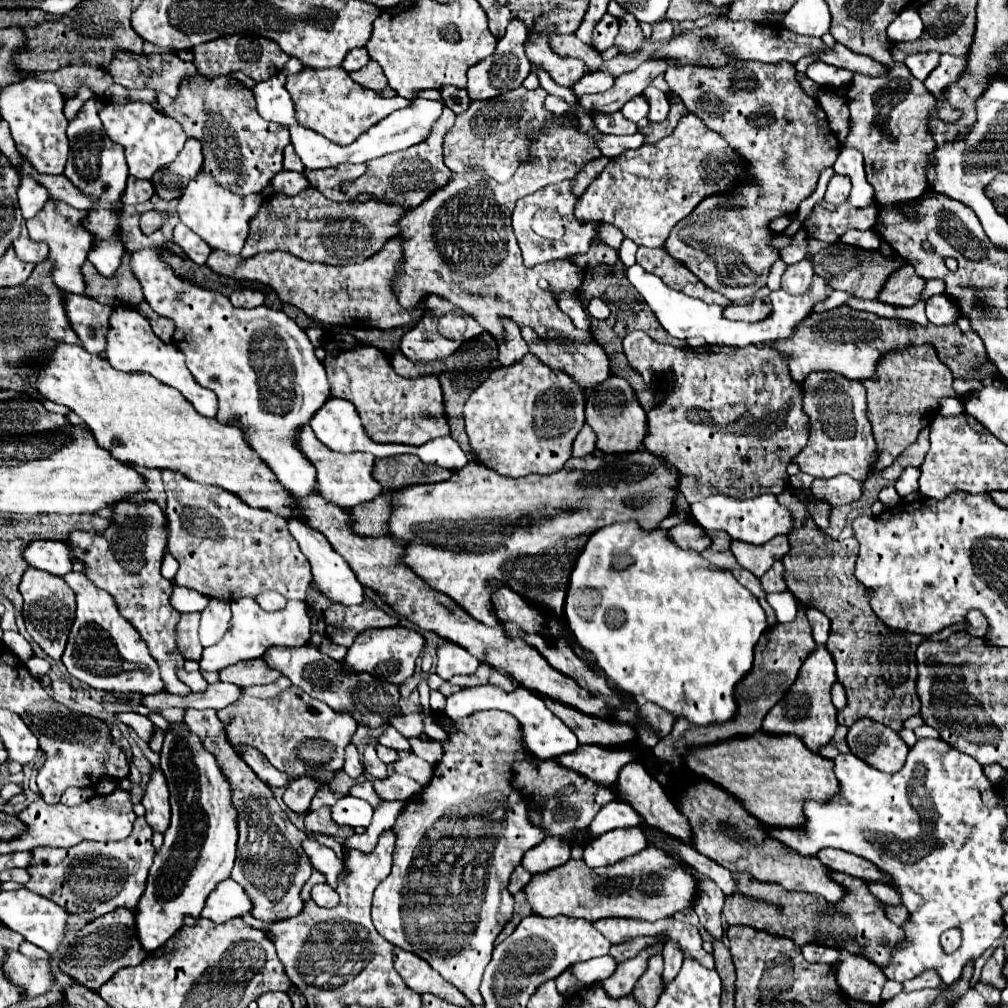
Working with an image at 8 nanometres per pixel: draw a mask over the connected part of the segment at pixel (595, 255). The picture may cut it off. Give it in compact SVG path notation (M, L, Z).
M592 242L590 244L590 250L586 254L576 254L574 258L570 258L570 262L582 270L586 268L594 268L594 266L600 266L600 264L606 264L606 266L612 266L620 260L618 256L618 250L610 248L608 244L604 242Z

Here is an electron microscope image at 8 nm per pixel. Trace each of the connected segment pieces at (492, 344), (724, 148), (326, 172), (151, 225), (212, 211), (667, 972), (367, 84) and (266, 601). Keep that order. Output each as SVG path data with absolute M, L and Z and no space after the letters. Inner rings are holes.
M484 332L468 342L464 342L452 356L448 356L446 360L442 362L410 362L408 358L404 358L404 354L400 350L396 350L392 356L390 356L390 362L394 366L394 370L406 378L416 378L420 374L426 374L426 372L434 372L438 374L440 378L440 384L442 384L442 392L446 396L446 416L450 418L450 428L452 428L452 438L462 446L462 450L468 454L470 460L474 460L474 454L470 450L470 444L468 444L468 438L466 438L466 430L464 430L464 416L462 416L462 408L466 404L466 400L470 398L470 394L480 386L482 380L486 380L490 376L490 372L494 372L498 366L502 366L498 362L498 342L494 340L492 334Z
M686 114L670 136L655 144L644 144L638 150L626 150L610 160L610 166L578 200L576 218L582 222L602 220L614 224L638 246L662 248L670 230L702 198L734 186L734 178L742 178L742 162L738 162L728 142L706 128L698 116Z
M340 164L334 168L324 168L324 170L304 170L304 174L310 178L310 184L322 192L326 198L342 202L348 202L348 196L340 192L342 182L350 182L358 176L364 174L364 164Z
M154 210L144 212L144 214L140 216L140 228L142 228L144 234L152 234L152 232L160 230L162 222L164 222L164 216L162 216L160 212L154 212Z
M200 172L194 180L190 180L182 198L178 200L178 214L180 214L180 220L194 234L198 234L212 250L222 250L226 254L240 254L250 234L250 222L258 214L260 206L262 206L260 194L238 196L238 194L226 192L212 178Z
M670 942L670 946L664 946L664 974L662 974L662 984L664 984L664 990L668 988L668 984L676 978L682 962L684 962L684 956L682 952L678 950L678 946L674 942Z
M370 60L368 66L364 66L362 70L356 70L350 74L354 82L358 82L364 88L370 88L382 96L394 96L394 90L388 86L386 76L382 74L382 68L378 66L378 62Z
M263 592L255 598L259 606L268 612L282 610L286 606L286 598L277 592Z

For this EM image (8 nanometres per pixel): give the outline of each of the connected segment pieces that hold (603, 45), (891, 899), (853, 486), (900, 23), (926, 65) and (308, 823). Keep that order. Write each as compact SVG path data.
M604 14L602 20L596 24L594 28L594 48L598 52L610 48L614 44L614 38L618 34L618 18L610 16L610 14Z
M876 882L876 884L870 884L870 890L872 890L872 894L876 894L876 898L882 900L884 904L892 904L892 906L900 906L900 904L902 904L900 890L894 888L894 886L890 886L890 884Z
M834 476L828 480L814 480L812 486L814 498L830 498L832 506L856 502L862 496L862 484L854 482L850 476Z
M905 8L898 14L898 18L886 28L886 36L890 44L918 40L924 32L924 24L918 16L918 10Z
M920 52L920 54L908 56L904 60L904 64L912 72L912 76L916 76L918 80L924 82L926 76L938 66L938 60L940 60L940 54L938 52Z
M322 806L318 810L312 810L306 816L304 826L306 826L306 832L312 832L312 834L326 834L326 836L340 836L340 838L348 838L354 834L354 828L340 826L332 820L330 806Z

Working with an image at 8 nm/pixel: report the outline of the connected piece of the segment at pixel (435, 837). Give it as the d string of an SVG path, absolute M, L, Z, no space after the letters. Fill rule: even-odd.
M486 710L486 712L478 712L472 714L470 718L462 718L462 720L454 720L456 724L456 732L450 734L450 740L444 742L444 756L442 760L434 766L434 776L432 780L418 792L414 794L414 798L410 798L406 802L406 810L402 810L402 814L398 816L396 824L394 824L394 834L396 834L396 848L394 848L394 862L392 862L392 872L386 880L380 882L380 886L374 892L374 904L372 904L372 922L376 926L376 930L380 932L380 936L384 936L388 942L392 942L394 946L402 948L402 950L410 950L416 956L424 958L426 962L430 962L430 966L450 984L454 984L474 1006L482 1004L482 996L480 996L480 982L482 982L482 972L486 968L486 964L492 958L492 950L494 950L494 940L496 936L502 932L502 928L510 922L512 914L514 914L514 898L508 892L508 878L514 872L514 868L522 862L522 856L528 848L538 846L544 838L546 838L546 830L542 826L536 826L530 820L530 812L538 812L538 804L530 802L530 796L522 794L516 786L514 786L514 762L518 760L526 760L526 762L540 762L536 756L524 752L524 744L522 744L522 726L520 722L506 712L498 712L498 710ZM456 812L464 812L464 824L468 824L468 828L476 830L476 834L460 834L456 836Z

